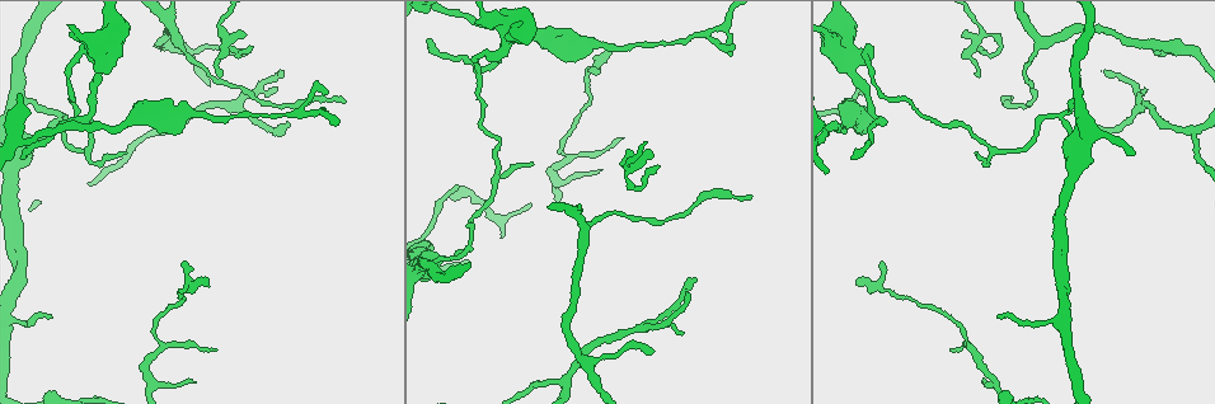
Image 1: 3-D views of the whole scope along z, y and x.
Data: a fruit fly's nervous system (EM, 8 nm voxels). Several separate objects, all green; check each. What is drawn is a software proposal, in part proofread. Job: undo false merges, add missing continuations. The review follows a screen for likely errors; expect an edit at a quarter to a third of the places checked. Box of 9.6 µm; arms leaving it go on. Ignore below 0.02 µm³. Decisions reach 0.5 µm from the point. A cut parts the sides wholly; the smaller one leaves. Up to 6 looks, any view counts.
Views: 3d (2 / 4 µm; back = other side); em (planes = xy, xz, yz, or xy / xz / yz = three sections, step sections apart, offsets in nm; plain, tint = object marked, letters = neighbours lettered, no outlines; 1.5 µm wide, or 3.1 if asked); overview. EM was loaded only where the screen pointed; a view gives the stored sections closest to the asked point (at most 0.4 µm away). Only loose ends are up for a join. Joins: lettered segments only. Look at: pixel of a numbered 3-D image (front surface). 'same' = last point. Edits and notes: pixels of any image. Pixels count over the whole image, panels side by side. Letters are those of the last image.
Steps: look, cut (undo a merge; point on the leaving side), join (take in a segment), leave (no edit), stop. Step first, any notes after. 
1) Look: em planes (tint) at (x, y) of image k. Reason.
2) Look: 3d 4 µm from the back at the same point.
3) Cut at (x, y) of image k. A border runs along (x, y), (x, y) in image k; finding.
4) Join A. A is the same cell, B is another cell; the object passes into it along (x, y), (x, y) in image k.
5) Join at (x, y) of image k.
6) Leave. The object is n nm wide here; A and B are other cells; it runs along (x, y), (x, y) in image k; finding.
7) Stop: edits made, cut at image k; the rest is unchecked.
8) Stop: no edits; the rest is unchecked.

Look: 3d 4 µm at (488, 54) of image 1. Sudden change in width.

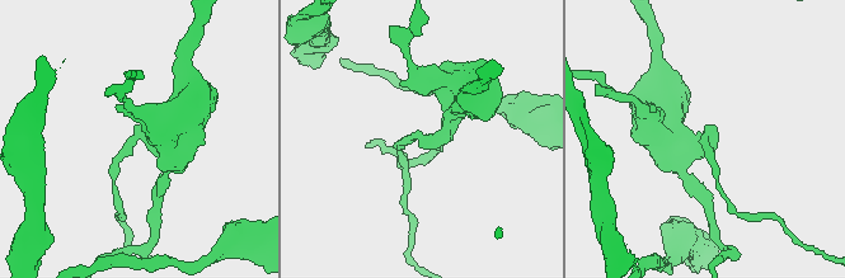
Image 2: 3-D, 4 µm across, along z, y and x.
Look: em yz step 8 (tint) at (416, 134) of image 2. Shape alone is not enough.

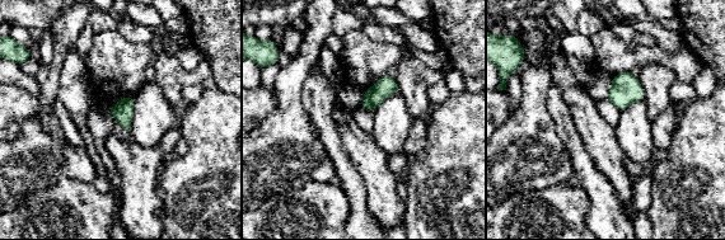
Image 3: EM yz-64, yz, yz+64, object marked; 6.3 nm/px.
Look: em xy step 4 (letters) at the same point. Cut it another way.

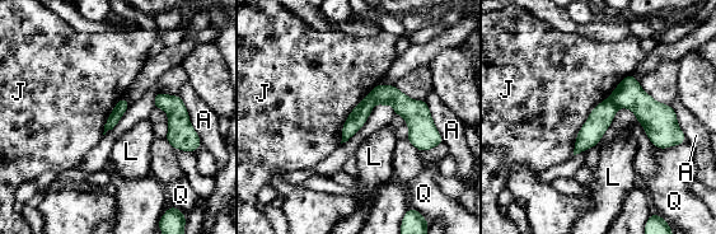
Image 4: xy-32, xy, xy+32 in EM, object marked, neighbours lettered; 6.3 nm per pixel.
Cut at (628, 93) of image 4. The longest contact is with J, 650 nm; A, J, L and Q are other cells; the part that leaves runs along (379, 87), (420, 123), (429, 145) in image 4; two neurons meet here.

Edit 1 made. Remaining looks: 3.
Look: em planes (tint) at (731, 56) of image 1. Thin end.

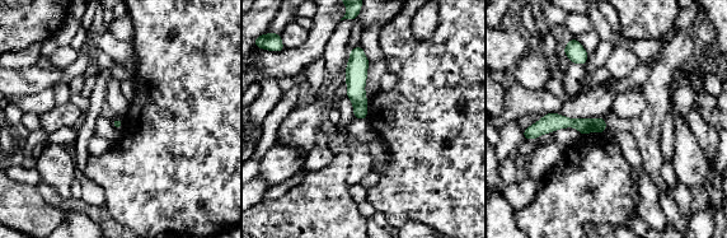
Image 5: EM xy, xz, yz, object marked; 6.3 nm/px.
Look: em planes (letters) at the same point. See the neighbours.

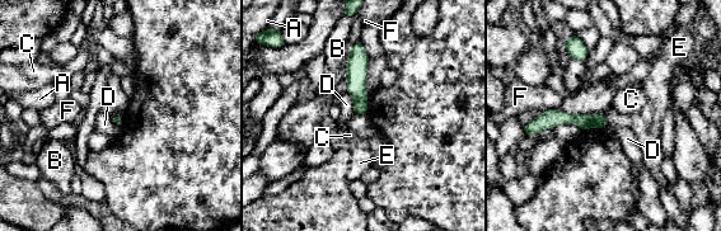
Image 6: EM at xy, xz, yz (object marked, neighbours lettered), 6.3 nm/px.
Leave. A, B, C, D, E and F are other cells; it runs along (603, 117), (548, 118), (533, 131) in image 6; none of them fits.

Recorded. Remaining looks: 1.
Stop: edits made, cut at image 4; the rest is unchecked.

